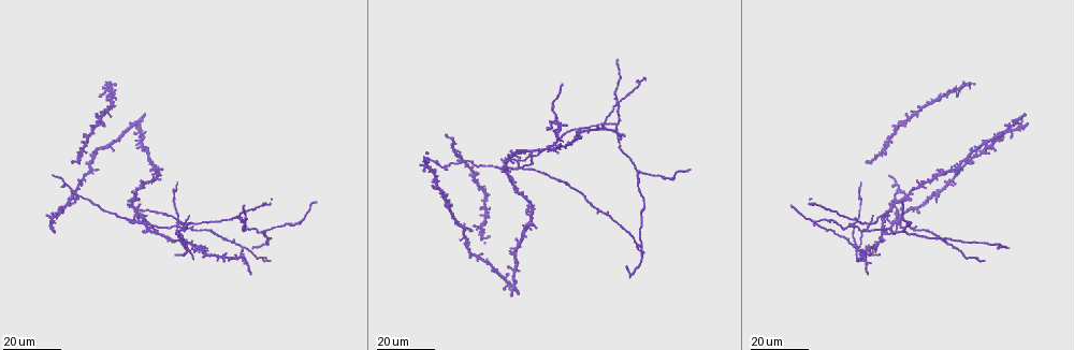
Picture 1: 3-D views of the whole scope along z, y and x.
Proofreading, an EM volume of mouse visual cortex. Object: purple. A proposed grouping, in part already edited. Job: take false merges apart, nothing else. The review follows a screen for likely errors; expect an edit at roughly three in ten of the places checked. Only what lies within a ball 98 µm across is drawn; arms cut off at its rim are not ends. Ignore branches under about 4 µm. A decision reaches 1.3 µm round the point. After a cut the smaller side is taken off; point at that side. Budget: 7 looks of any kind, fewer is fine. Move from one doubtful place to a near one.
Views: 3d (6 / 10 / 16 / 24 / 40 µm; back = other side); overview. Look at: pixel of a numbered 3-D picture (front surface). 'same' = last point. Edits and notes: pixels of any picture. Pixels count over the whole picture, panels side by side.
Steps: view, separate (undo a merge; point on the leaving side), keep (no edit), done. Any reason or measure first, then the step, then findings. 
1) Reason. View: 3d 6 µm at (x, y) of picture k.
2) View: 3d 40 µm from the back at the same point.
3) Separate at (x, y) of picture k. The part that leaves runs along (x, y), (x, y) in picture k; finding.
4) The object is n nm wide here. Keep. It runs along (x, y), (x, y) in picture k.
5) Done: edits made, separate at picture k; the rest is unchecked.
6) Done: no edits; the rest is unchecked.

Four-way junction. View: 3d 24 µm at (136, 209) of picture 1.

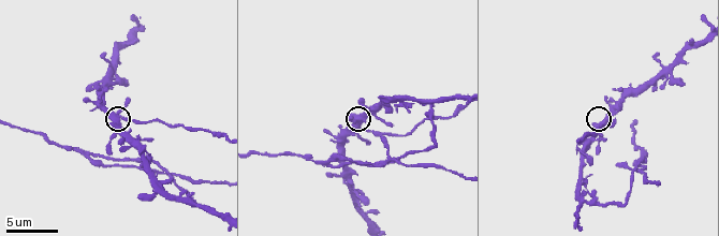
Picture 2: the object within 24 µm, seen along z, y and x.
View: 3d 6 µm at (356, 127) of picture 2.

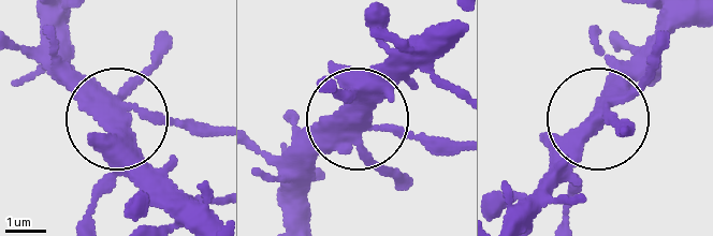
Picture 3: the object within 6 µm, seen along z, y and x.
The object is 350 nm wide here. Separate at (186, 129) of picture 3. The part that leaves runs along (135, 106), (215, 127) in picture 3; two cells meet here.

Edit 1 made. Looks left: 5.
View: overview.

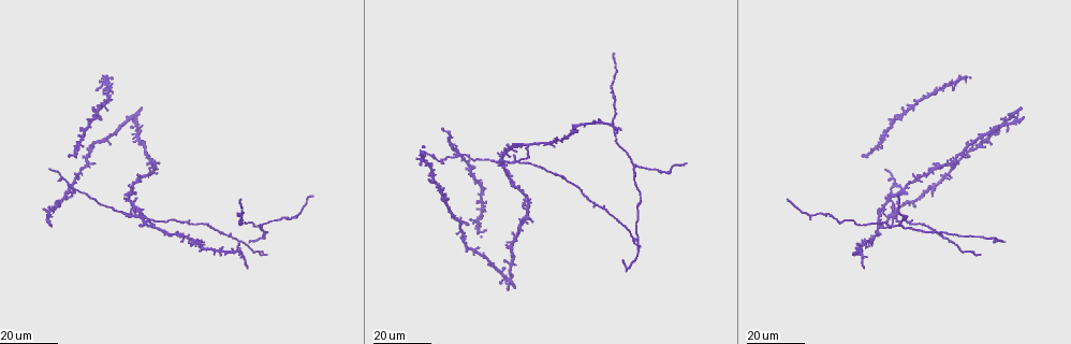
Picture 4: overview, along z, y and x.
Branch point. View: 3d 24 µm at (525, 145) of picture 4.

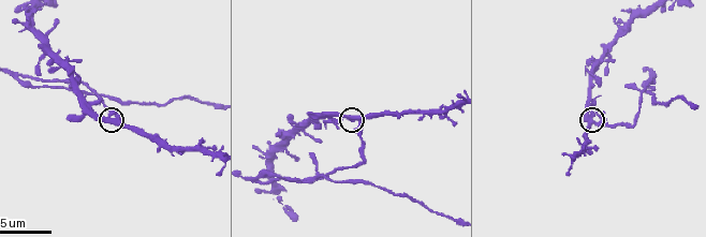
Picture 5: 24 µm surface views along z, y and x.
View: 3d 6 µm at (120, 125) of picture 5.

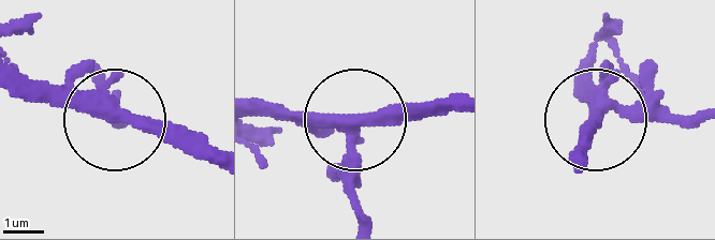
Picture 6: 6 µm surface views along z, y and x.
3 arms meet here. Separate at (327, 176) of picture 6. The part that leaves runs along (346, 156), (355, 214) in picture 6; two cells meet here.

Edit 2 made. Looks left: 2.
View: 3d 16 µm at (637, 168) of picture 4.

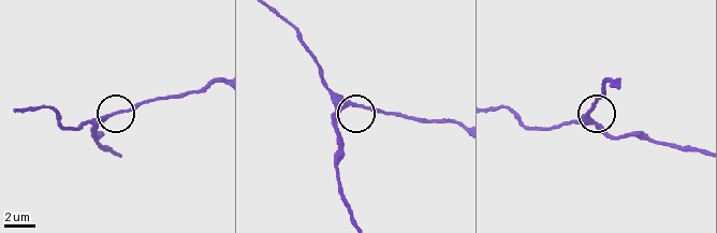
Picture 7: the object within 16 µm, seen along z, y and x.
View: 3d 6 µm at (344, 102) of picture 7.

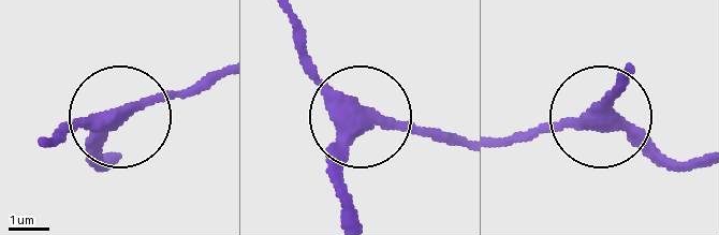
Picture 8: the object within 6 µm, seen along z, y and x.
Keep. Continuous, no second cell.

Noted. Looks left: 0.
Done: edits made, separate at picture 3, separate at picture 6; the rest is unchecked.

